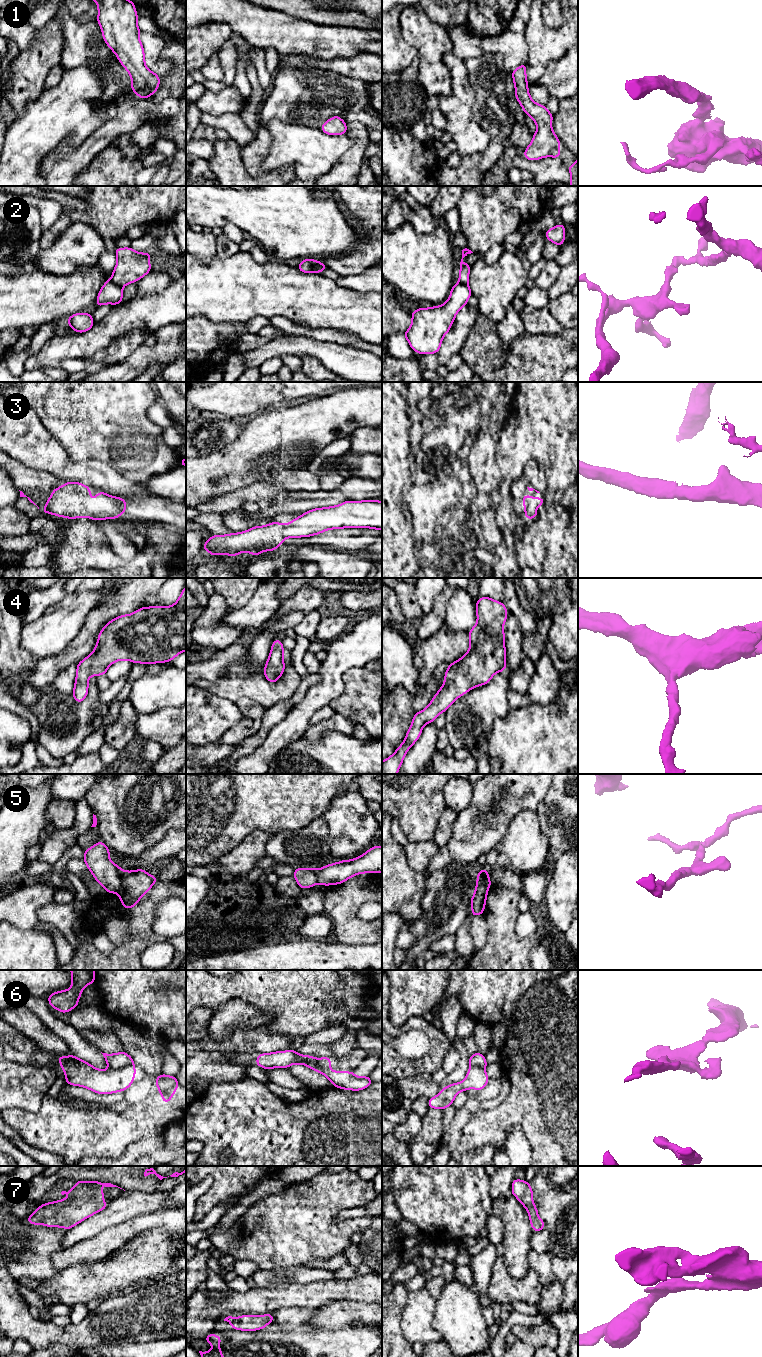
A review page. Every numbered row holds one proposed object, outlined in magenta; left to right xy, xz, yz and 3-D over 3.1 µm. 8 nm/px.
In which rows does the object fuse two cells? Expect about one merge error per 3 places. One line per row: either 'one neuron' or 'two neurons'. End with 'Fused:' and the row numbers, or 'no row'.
1: one neuron
2: two neurons
3: one neuron
4: one neuron
5: two neurons
6: two neurons
7: one neuron
Fused: 2, 5, 6

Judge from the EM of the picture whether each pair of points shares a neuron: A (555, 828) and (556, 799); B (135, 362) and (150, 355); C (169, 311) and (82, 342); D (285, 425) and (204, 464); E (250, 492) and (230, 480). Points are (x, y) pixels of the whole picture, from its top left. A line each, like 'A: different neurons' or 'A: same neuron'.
A: same neuron
B: same neuron
C: same neuron
D: same neuron
E: different neurons

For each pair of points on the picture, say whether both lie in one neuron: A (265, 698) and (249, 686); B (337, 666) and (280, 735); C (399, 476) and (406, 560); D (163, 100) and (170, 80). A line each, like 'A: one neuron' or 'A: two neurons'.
A: one neuron
B: one neuron
C: one neuron
D: one neuron

